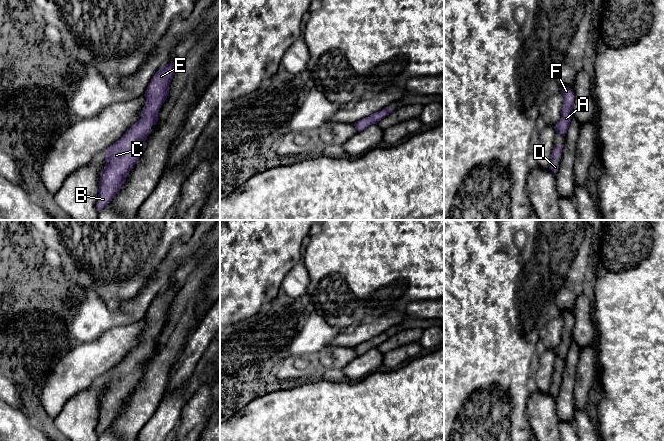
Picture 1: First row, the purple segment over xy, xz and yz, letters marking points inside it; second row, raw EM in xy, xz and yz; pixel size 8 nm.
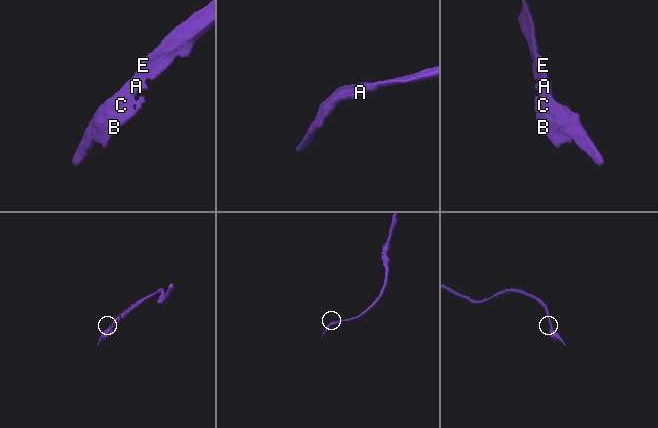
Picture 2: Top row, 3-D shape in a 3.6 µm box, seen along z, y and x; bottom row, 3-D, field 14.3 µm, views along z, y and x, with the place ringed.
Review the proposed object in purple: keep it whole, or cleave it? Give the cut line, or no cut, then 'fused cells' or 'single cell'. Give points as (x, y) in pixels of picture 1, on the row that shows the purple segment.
cut none; single cell

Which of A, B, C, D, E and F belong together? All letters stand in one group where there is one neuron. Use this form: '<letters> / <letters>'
A B C D E F

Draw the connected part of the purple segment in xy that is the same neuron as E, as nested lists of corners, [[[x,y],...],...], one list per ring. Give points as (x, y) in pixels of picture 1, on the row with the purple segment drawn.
[[[177,59],[161,67],[151,79],[145,91],[145,106],[141,118],[125,134],[105,151],[105,163],[99,181],[99,195],[96,203],[98,211],[106,207],[121,189],[126,177],[139,161],[145,140],[151,133],[150,126],[156,125],[158,111],[166,101],[170,82],[181,64]]]

